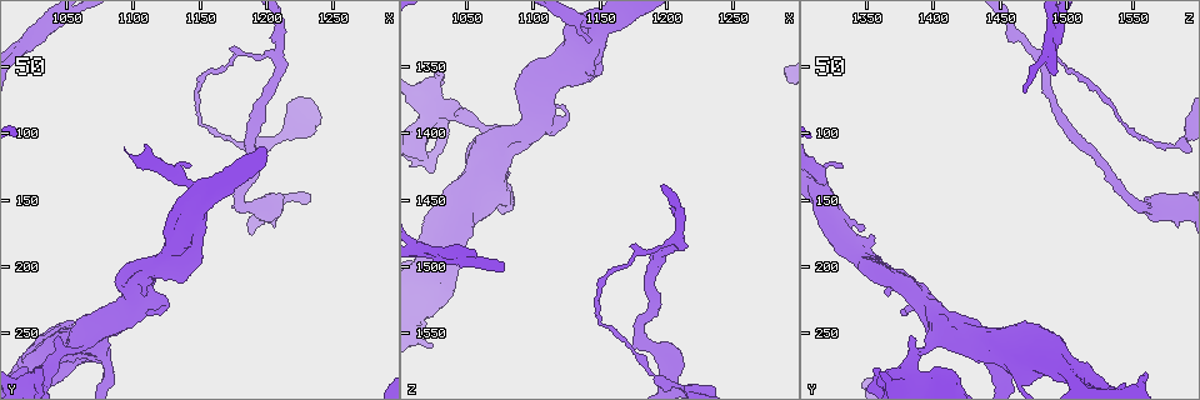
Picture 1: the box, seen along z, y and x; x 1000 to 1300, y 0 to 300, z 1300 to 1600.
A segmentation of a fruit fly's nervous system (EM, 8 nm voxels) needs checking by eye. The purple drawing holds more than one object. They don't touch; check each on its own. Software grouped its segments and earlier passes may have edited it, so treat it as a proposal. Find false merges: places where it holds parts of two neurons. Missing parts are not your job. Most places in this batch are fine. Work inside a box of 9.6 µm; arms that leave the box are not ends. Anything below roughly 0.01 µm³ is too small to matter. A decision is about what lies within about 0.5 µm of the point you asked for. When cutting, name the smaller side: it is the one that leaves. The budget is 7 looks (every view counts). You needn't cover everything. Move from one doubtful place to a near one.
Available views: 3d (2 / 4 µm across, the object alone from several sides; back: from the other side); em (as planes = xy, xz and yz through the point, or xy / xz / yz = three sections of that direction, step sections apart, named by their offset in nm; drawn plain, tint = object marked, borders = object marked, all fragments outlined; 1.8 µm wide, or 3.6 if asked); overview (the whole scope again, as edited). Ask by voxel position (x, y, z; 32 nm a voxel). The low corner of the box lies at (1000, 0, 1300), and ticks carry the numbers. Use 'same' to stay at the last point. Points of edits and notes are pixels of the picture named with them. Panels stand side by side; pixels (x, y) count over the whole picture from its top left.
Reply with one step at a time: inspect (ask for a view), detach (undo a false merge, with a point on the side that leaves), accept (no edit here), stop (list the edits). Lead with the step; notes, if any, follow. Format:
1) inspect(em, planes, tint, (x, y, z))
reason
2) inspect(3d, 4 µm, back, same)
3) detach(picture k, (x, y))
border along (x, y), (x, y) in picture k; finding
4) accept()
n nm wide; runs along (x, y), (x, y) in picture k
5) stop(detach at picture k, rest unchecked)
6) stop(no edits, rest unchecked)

inspect(3d, 4 µm, (1026, 288, 1364))
sharp bend

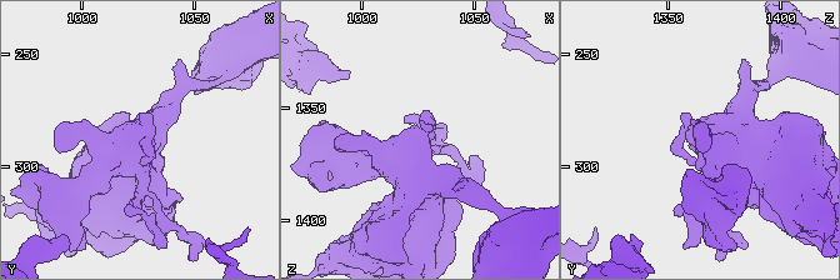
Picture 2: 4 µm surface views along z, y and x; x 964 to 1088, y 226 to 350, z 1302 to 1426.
inspect(em, xz, step 8, plain, (1024, 285, 1363))
shape alone is not enough

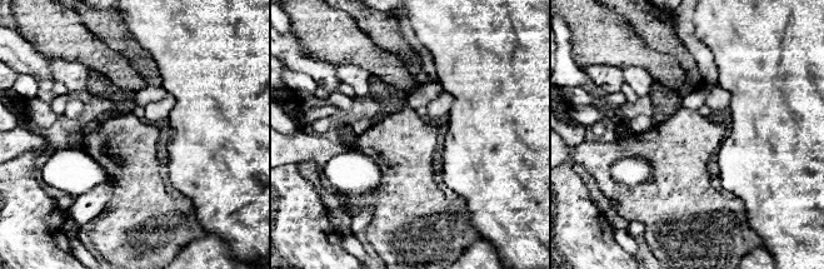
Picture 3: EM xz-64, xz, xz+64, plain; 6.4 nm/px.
inspect(em, xz, step 8, tint, same)

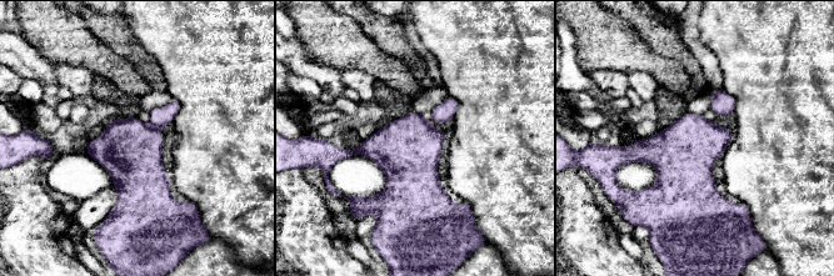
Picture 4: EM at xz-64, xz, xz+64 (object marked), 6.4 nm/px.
accept()
400 nm wide; all the same neuron

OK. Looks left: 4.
inspect(3d, 4 µm, (1074, 262, 1442))

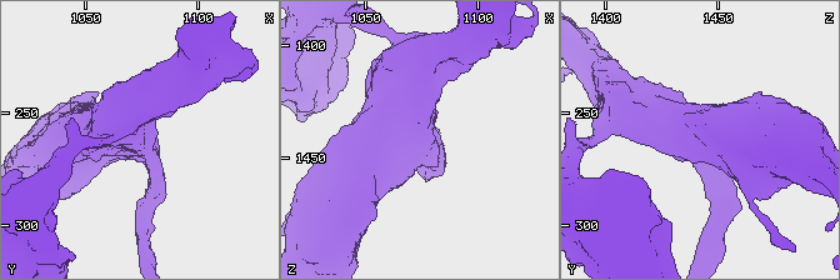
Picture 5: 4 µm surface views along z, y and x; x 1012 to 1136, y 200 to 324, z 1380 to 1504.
inspect(em, 3.6 µm, planes, tint, (1075, 263, 1442))
arms of 280, 700 nm

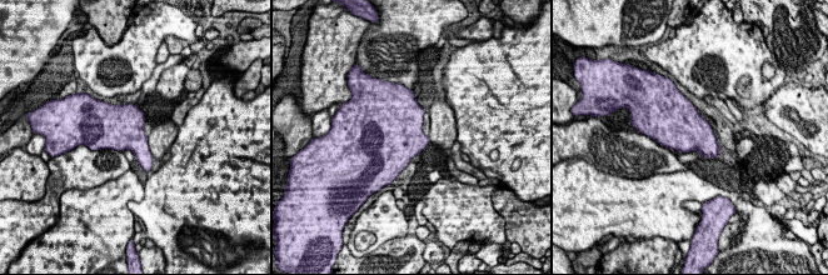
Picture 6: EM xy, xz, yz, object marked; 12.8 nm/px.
accept()
one neuron here

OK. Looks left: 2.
inspect(em, xz, step 16, tint, (1144, 160, 1322))
abrupt turn

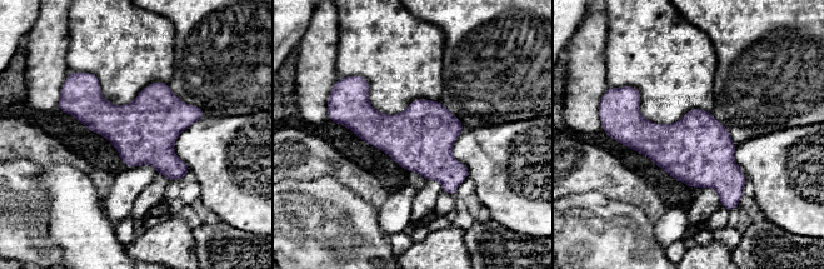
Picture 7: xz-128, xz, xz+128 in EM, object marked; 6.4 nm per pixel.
inspect(em, planes, tint, same)

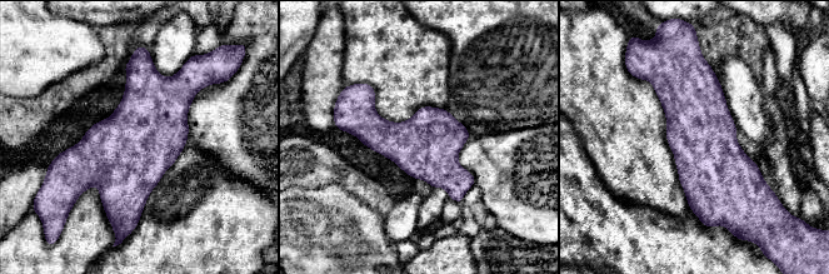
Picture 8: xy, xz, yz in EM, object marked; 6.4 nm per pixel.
accept()
all the same neuron

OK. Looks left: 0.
stop(no edits, rest unchecked)

